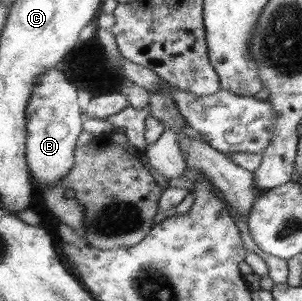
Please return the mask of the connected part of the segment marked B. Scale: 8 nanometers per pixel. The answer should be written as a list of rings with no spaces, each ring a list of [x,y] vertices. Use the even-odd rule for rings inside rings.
[[[55,68],[46,70],[35,81],[27,104],[27,161],[38,191],[44,186],[54,186],[68,174],[74,162],[74,142],[80,128],[80,110],[76,106],[76,88],[62,72]]]

